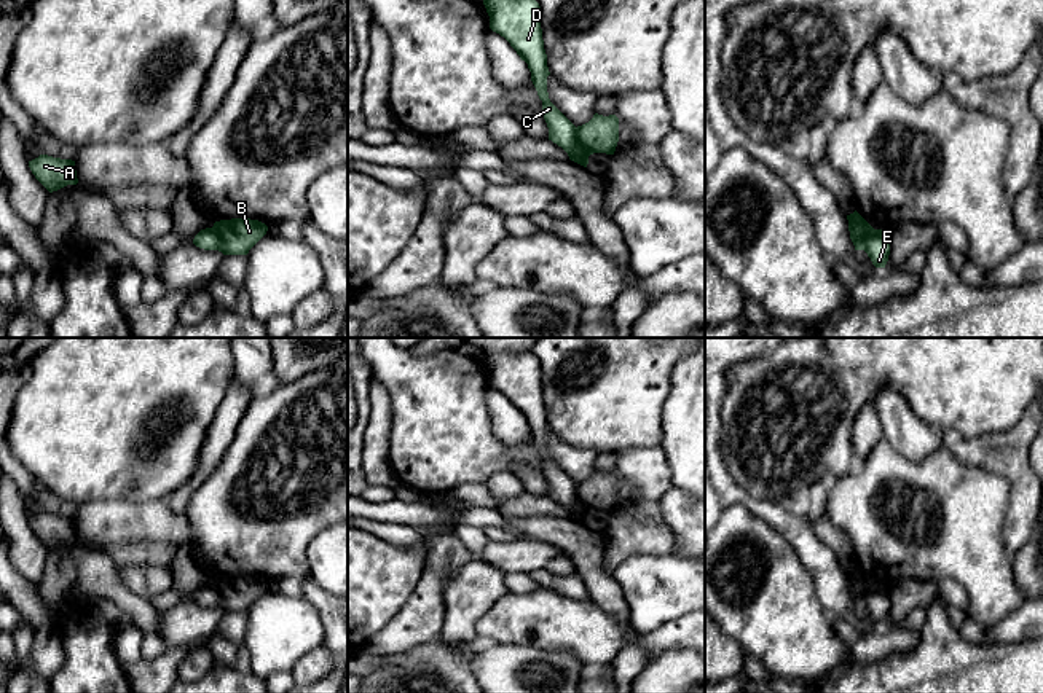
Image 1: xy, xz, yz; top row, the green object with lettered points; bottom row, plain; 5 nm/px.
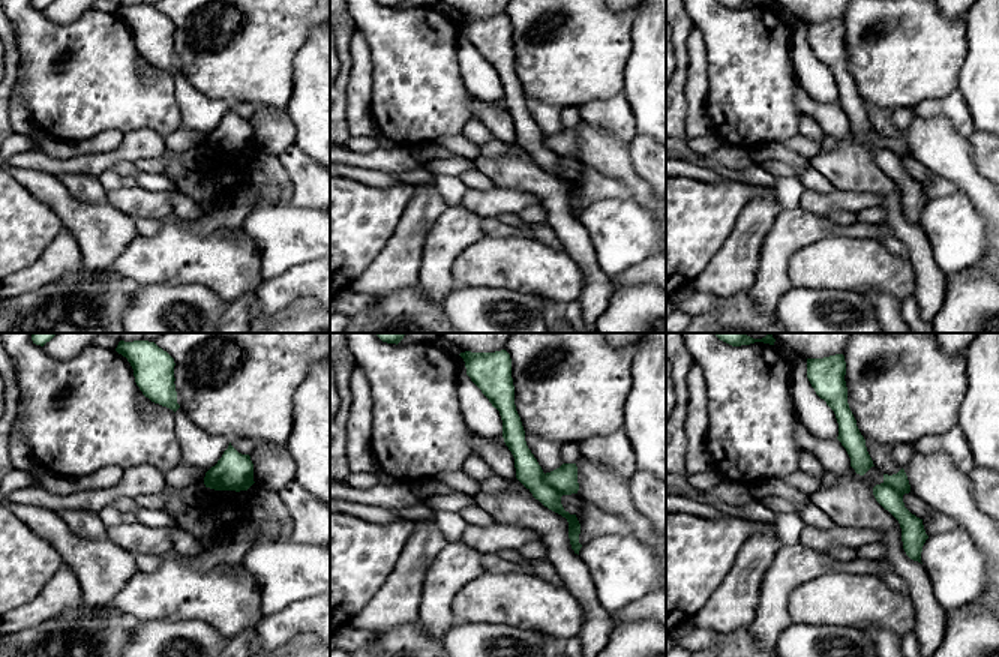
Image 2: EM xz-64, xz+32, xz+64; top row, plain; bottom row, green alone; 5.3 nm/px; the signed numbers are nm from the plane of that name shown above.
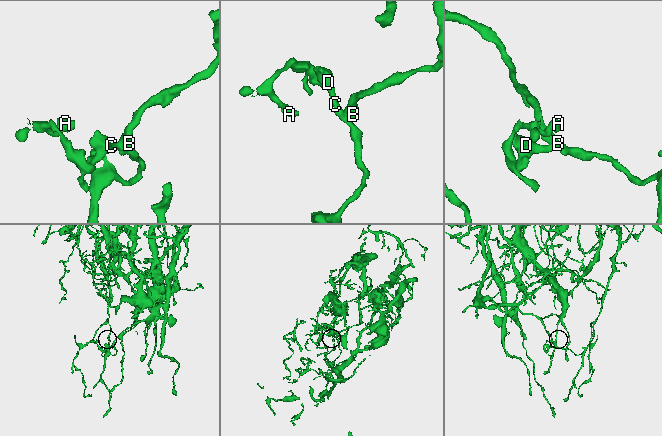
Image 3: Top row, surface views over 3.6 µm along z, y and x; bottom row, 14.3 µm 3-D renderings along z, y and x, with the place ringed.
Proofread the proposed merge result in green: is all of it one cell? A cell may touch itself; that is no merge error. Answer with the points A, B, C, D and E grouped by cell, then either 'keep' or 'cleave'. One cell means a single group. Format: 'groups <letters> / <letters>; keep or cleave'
groups A C D E / B; cleave

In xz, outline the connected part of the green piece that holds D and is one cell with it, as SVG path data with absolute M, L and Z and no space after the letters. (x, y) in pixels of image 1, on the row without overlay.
M491 352L483 355L490 386L504 393L528 421L531 438L542 457L549 497L561 503L571 518L587 524L588 510L576 495L576 483L550 459L547 449L547 411L541 386L541 363L531 352Z

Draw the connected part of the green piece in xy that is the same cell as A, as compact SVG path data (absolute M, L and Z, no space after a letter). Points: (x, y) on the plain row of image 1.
M40 511L29 518L35 535L49 548L57 548L67 542L77 542L75 518Z

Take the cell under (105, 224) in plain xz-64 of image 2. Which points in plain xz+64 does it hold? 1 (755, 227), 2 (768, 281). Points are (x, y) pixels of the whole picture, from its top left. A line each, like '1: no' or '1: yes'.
1: no
2: yes

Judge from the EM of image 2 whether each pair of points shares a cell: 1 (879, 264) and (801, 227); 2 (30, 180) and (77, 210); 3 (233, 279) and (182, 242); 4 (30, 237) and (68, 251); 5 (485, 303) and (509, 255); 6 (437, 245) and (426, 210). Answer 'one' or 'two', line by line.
1: two
2: one
3: one
4: two
5: two
6: two

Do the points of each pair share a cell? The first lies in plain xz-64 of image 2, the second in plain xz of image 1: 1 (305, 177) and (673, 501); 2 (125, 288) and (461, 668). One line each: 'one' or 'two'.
1: one
2: one

